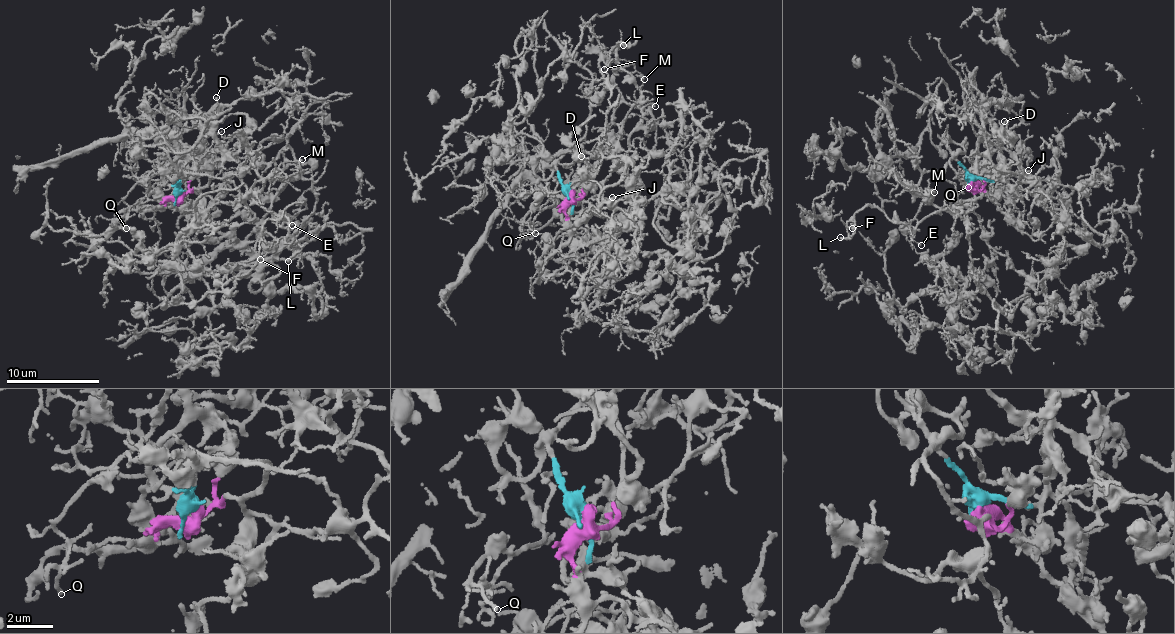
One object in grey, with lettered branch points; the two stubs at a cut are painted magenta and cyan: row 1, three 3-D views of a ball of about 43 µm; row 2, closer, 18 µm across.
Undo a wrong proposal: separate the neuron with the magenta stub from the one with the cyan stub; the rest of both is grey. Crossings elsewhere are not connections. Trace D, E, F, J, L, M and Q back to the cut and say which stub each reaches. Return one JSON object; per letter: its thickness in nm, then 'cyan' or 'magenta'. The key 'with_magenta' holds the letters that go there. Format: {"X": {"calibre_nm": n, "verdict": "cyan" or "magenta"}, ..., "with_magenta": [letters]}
{"D": {"calibre_nm": 130, "verdict": "cyan"}, "E": {"calibre_nm": 130, "verdict": "magenta"}, "F": {"calibre_nm": 110, "verdict": "magenta"}, "J": {"calibre_nm": 100, "verdict": "cyan"}, "L": {"calibre_nm": 160, "verdict": "magenta"}, "M": {"calibre_nm": 130, "verdict": "magenta"}, "Q": {"calibre_nm": 160, "verdict": "magenta"}, "with_magenta": ["E", "F", "L", "M", "Q"]}

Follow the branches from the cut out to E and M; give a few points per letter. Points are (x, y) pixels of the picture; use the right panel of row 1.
E: (971, 182), (980, 190), (974, 187), (974, 201), (967, 211), (945, 209), (925, 215), (912, 235), (920, 246)
M: (971, 182), (948, 164), (909, 186), (892, 171), (903, 186), (934, 192)

